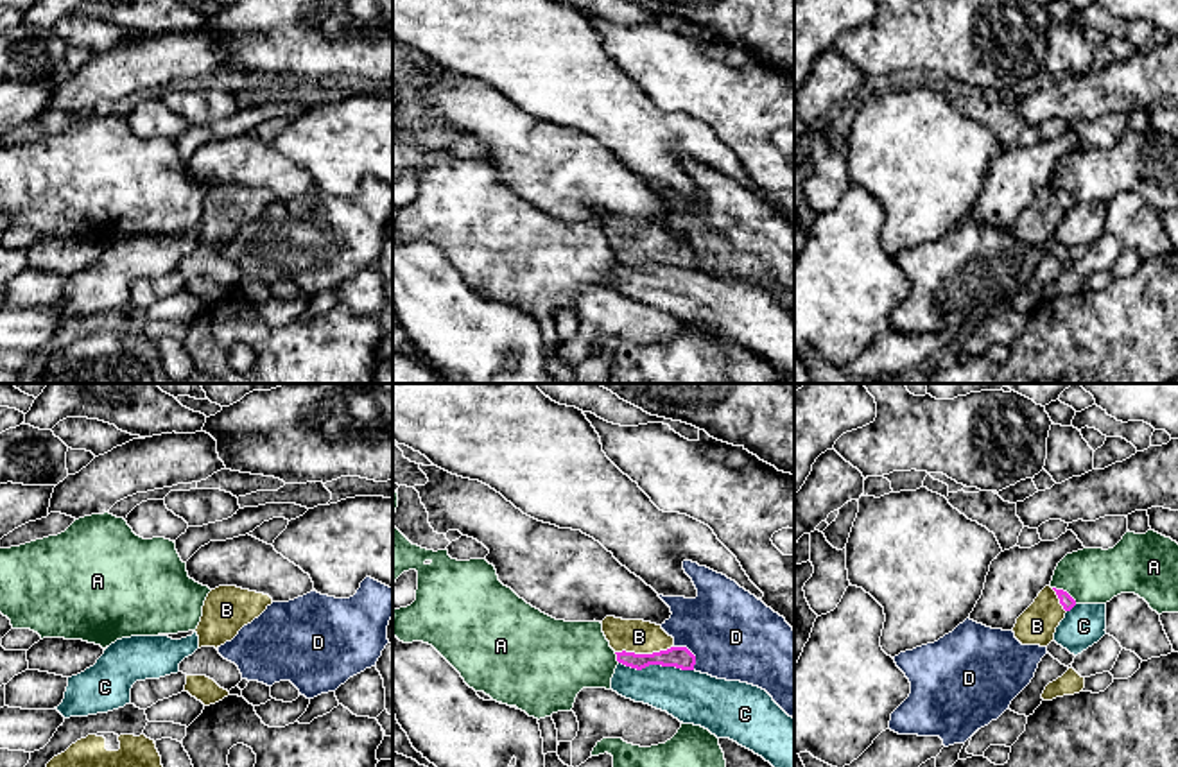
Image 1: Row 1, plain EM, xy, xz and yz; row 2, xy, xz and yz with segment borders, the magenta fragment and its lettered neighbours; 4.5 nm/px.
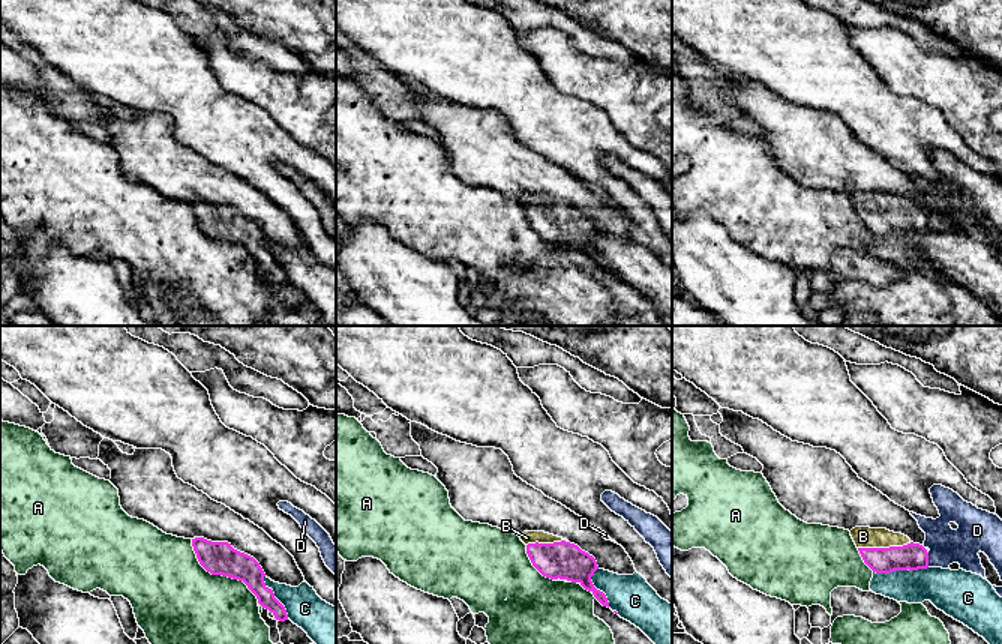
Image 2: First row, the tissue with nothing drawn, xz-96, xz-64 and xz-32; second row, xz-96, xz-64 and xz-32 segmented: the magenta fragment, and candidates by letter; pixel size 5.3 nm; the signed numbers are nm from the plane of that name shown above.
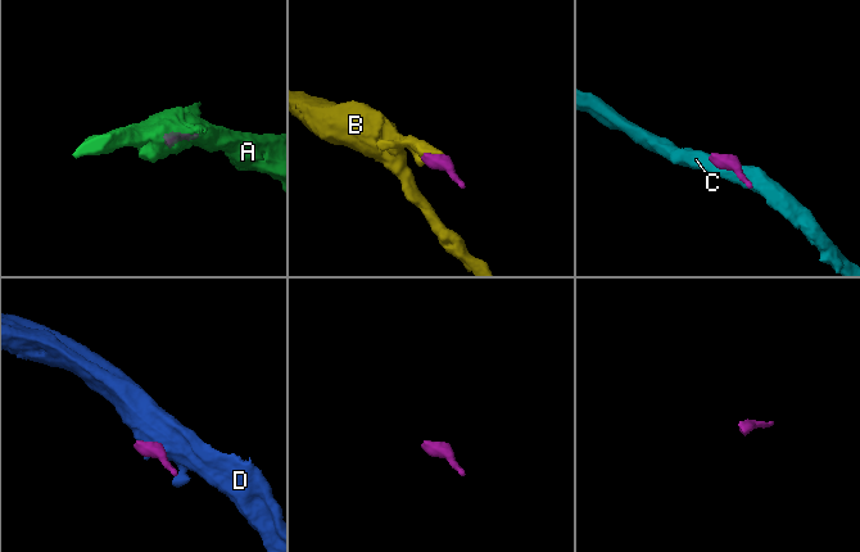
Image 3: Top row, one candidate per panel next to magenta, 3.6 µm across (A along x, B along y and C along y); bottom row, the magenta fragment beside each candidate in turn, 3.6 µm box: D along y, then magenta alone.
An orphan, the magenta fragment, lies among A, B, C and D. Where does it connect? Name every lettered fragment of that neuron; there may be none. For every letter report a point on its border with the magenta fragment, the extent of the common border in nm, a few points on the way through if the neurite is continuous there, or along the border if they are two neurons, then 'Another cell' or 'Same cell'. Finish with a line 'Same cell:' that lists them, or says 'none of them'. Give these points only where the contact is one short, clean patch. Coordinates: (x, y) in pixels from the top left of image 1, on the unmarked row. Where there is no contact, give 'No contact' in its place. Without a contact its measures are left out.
A: Touches magenta at yz (1065, 190). Shared border 130 nm. Another cell
B: Touches magenta at xz (644, 253). Shared border 260 nm. Path across: xz (682, 257), (644, 253), (639, 235). Same cell
C: Touches magenta at xz (657, 262). Shared border 340 nm. Another cell
D: Touches magenta at xz (691, 251). Shared border 140 nm. Boundary: xz (675, 244), (684, 244), (694, 255), (694, 267). Another cell
Same cell: B

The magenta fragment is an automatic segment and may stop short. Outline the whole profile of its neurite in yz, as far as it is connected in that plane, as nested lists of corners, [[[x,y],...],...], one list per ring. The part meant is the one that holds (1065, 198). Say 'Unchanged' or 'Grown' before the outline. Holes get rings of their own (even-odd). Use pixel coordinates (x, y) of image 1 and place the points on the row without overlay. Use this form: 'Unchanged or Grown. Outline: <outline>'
Grown. Outline: [[[1045,185],[1035,201],[1017,217],[1015,237],[1022,244],[1047,246],[1054,238],[1056,226],[1076,199],[1063,188]]]

